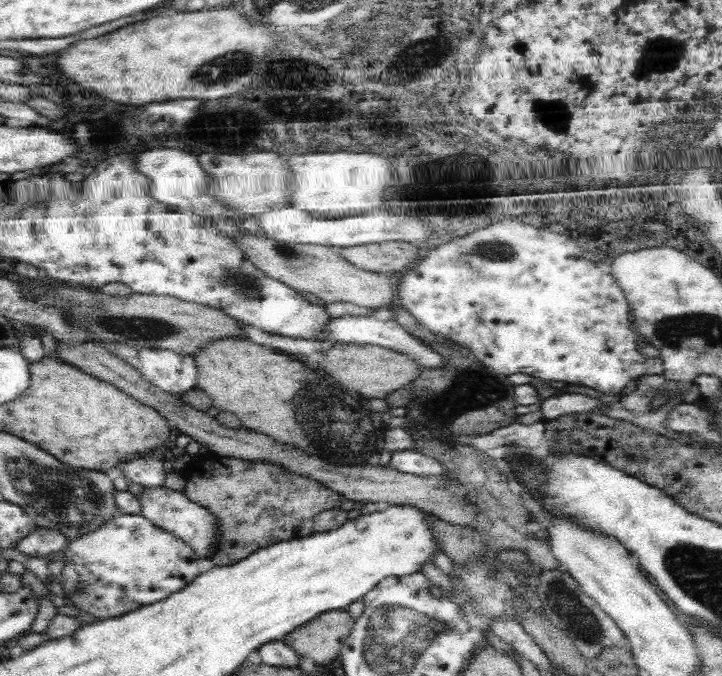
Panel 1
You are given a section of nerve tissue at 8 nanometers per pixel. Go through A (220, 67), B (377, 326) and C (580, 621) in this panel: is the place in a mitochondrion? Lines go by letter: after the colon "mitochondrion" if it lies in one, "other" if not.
A: mitochondrion
B: other
C: mitochondrion

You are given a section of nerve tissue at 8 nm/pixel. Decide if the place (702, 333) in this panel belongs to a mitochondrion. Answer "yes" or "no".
yes

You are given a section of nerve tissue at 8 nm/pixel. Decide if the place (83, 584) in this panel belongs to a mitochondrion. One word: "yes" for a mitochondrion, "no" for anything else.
yes

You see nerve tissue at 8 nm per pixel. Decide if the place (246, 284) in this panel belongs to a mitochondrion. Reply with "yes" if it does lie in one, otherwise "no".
yes

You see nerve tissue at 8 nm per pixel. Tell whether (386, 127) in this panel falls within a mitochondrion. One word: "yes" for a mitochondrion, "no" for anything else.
no

